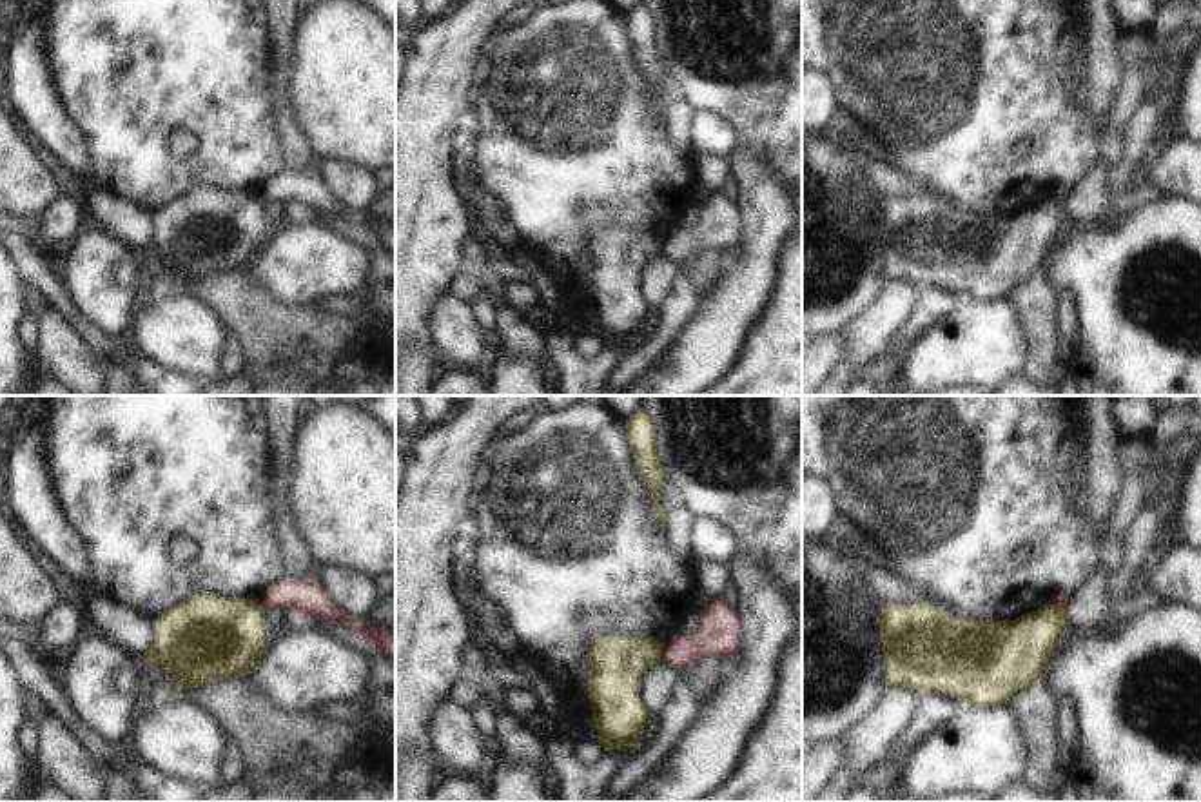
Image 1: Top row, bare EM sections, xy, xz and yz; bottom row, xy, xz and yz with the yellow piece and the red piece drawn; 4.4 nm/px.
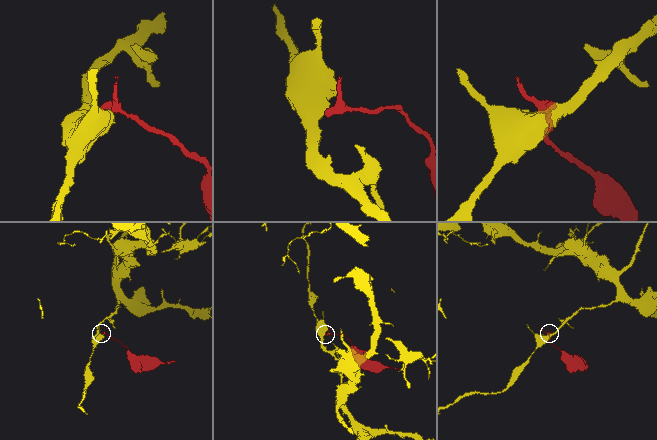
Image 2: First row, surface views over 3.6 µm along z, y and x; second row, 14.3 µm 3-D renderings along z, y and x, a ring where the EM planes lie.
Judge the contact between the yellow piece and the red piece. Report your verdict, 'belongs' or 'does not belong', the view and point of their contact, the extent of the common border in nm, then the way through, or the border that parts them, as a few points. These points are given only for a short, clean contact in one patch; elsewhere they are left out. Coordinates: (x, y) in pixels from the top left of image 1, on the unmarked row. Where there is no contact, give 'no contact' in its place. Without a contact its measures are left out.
does not belong; contact xz (661, 245); length 90 nm; border xz (664, 236), (659, 254)

